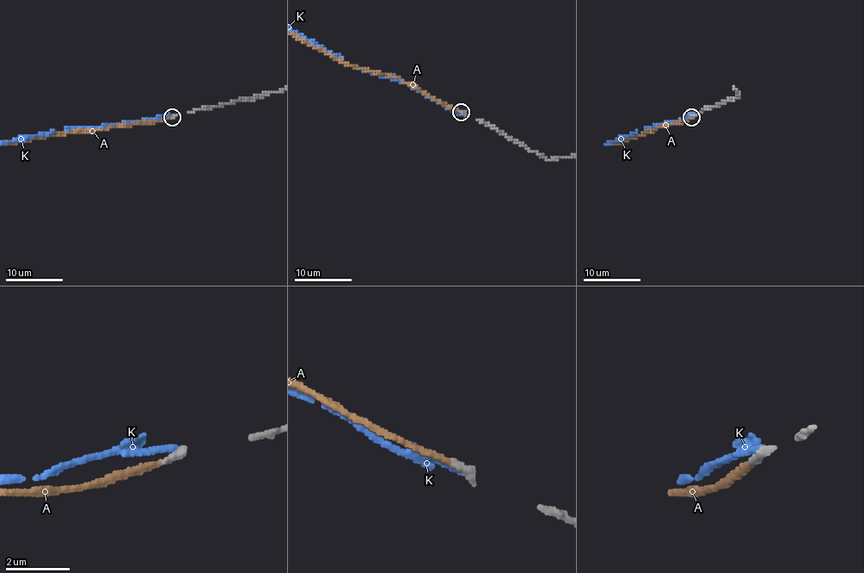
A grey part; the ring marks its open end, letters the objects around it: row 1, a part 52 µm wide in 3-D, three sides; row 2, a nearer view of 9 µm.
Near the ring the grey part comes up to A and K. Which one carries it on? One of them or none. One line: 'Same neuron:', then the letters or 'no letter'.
Same neuron: A

